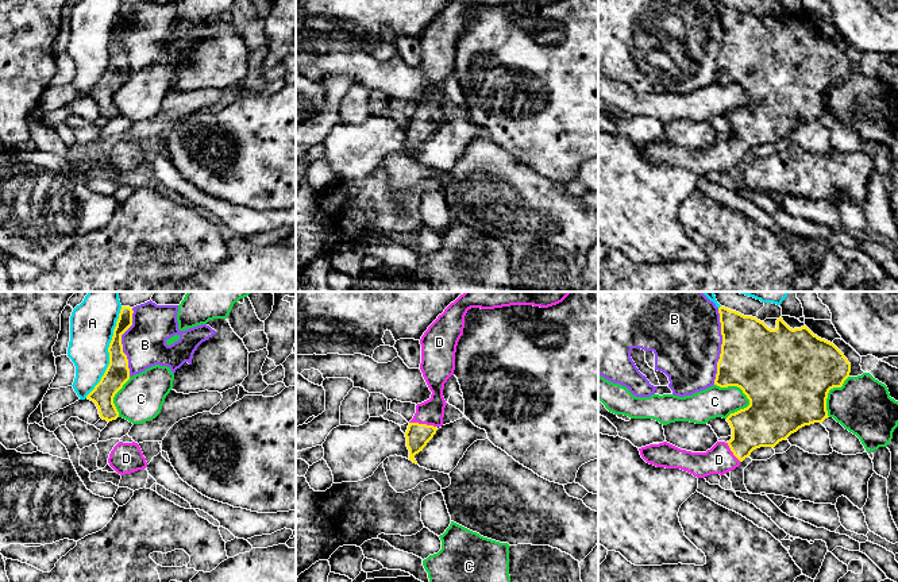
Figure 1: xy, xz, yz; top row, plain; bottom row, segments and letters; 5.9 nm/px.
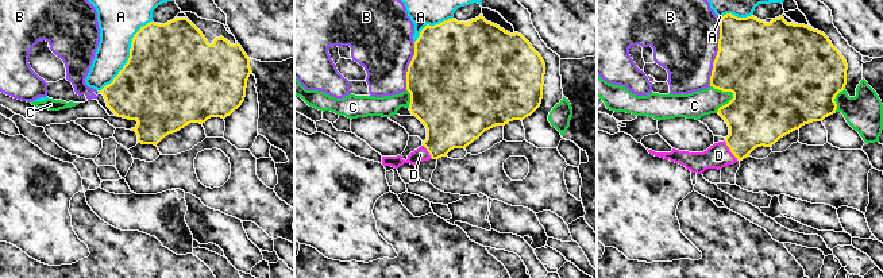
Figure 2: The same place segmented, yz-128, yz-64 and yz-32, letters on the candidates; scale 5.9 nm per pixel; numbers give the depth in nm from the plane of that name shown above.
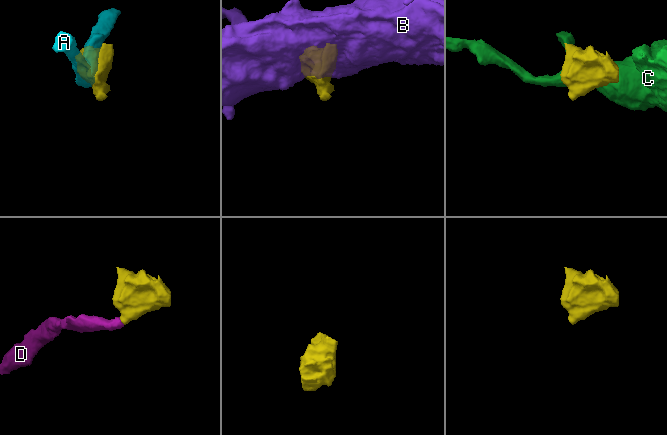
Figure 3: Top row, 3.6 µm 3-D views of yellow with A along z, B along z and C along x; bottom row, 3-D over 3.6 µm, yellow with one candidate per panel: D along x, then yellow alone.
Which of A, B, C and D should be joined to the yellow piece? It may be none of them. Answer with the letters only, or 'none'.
D

